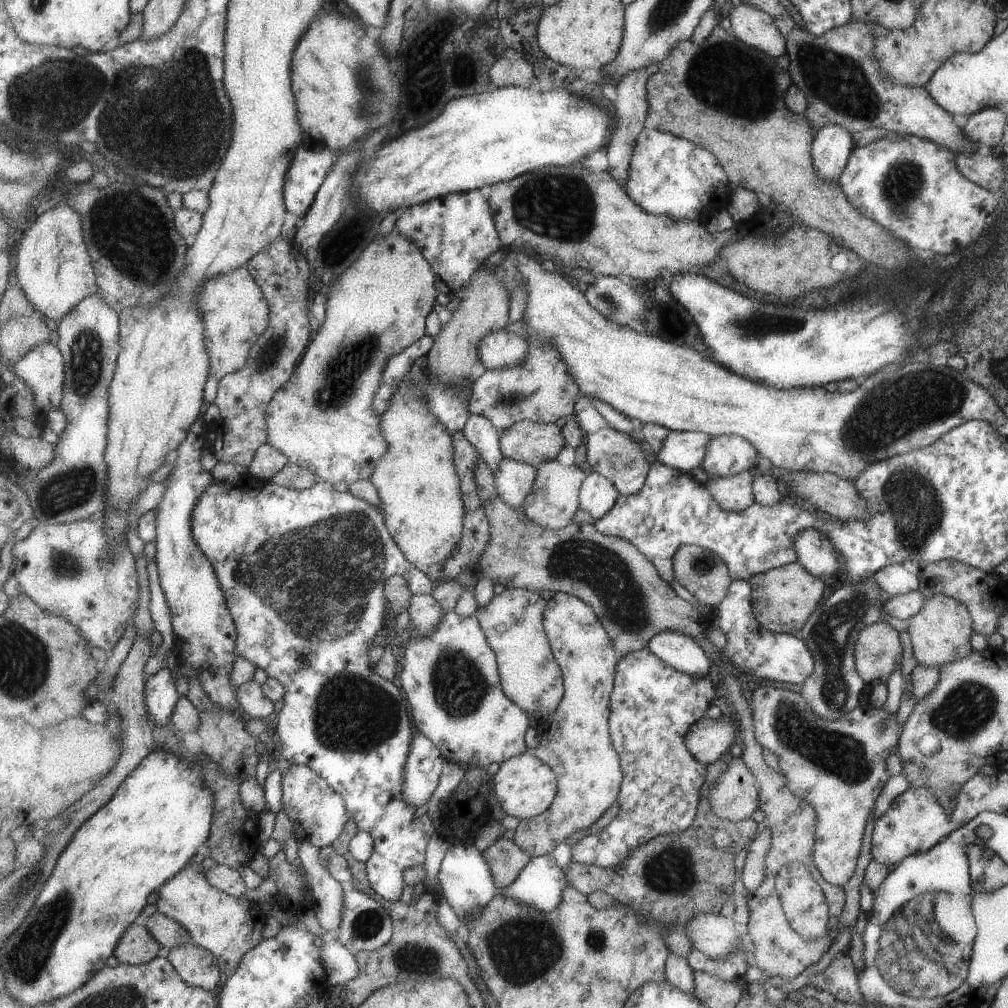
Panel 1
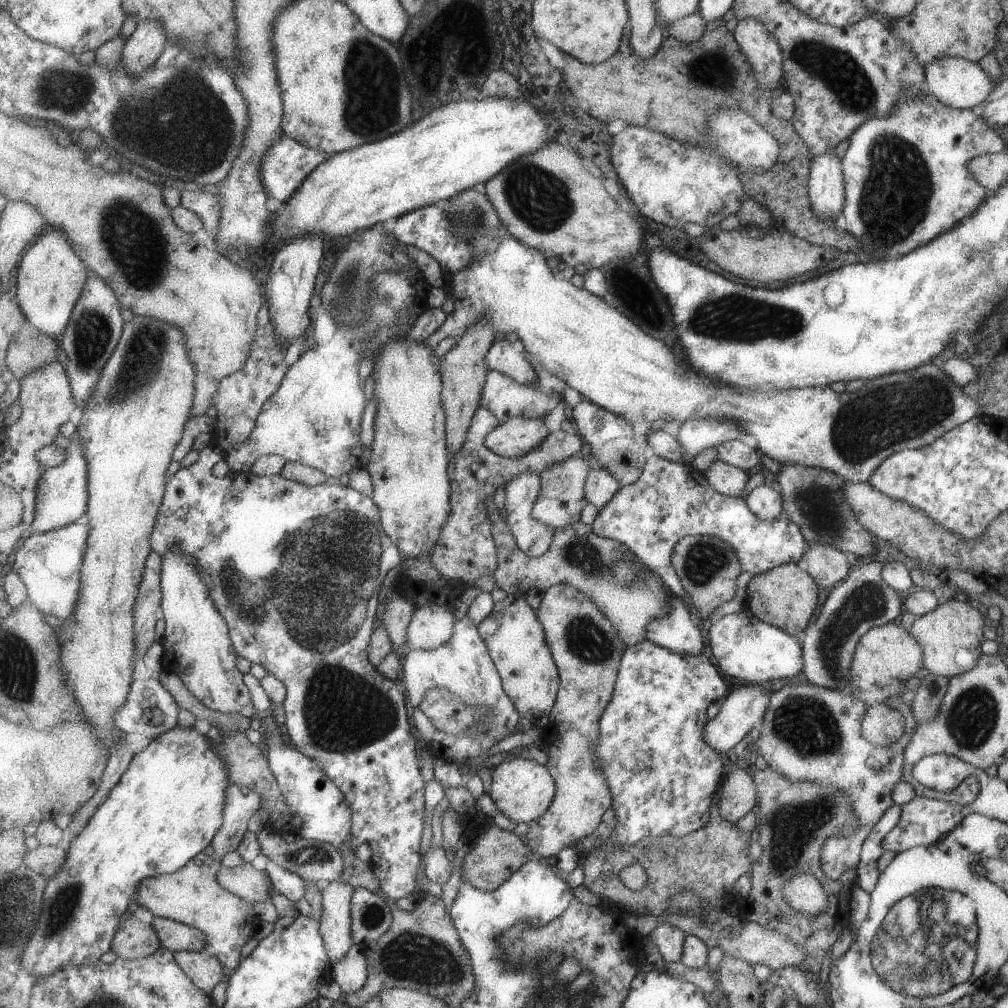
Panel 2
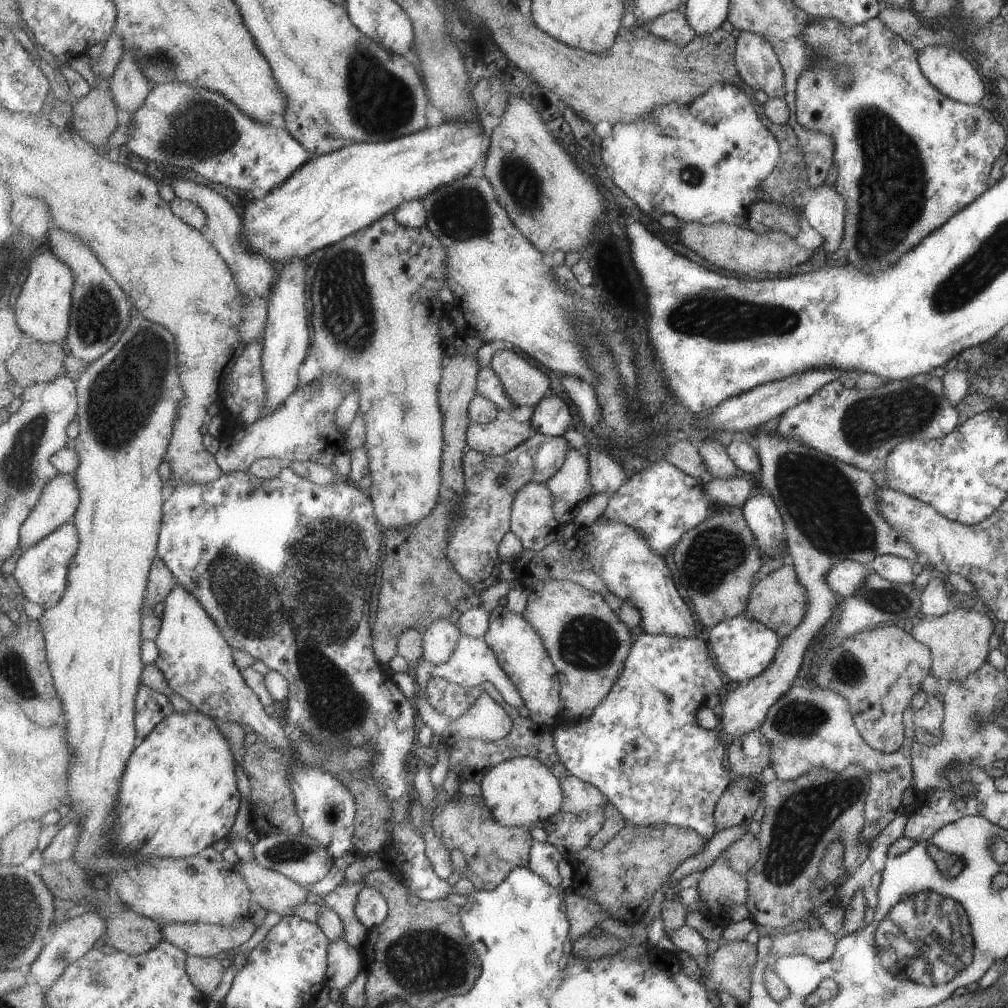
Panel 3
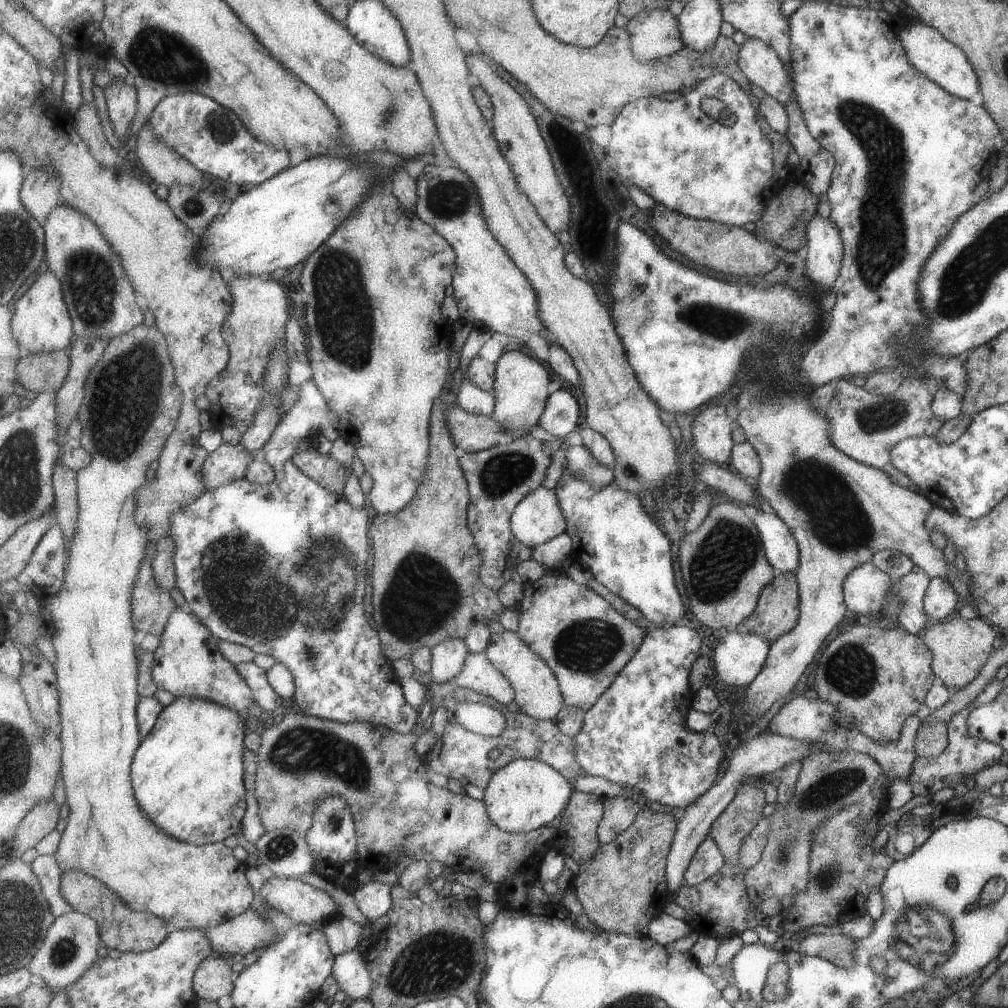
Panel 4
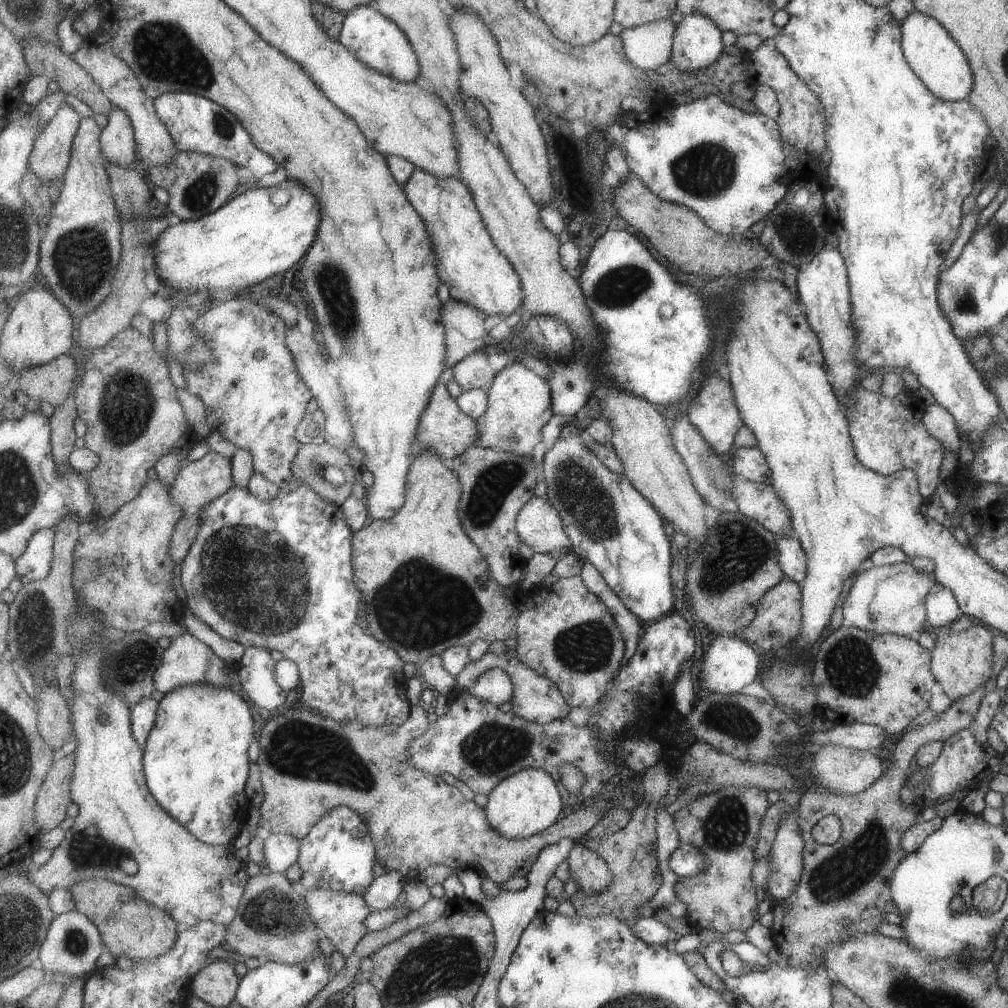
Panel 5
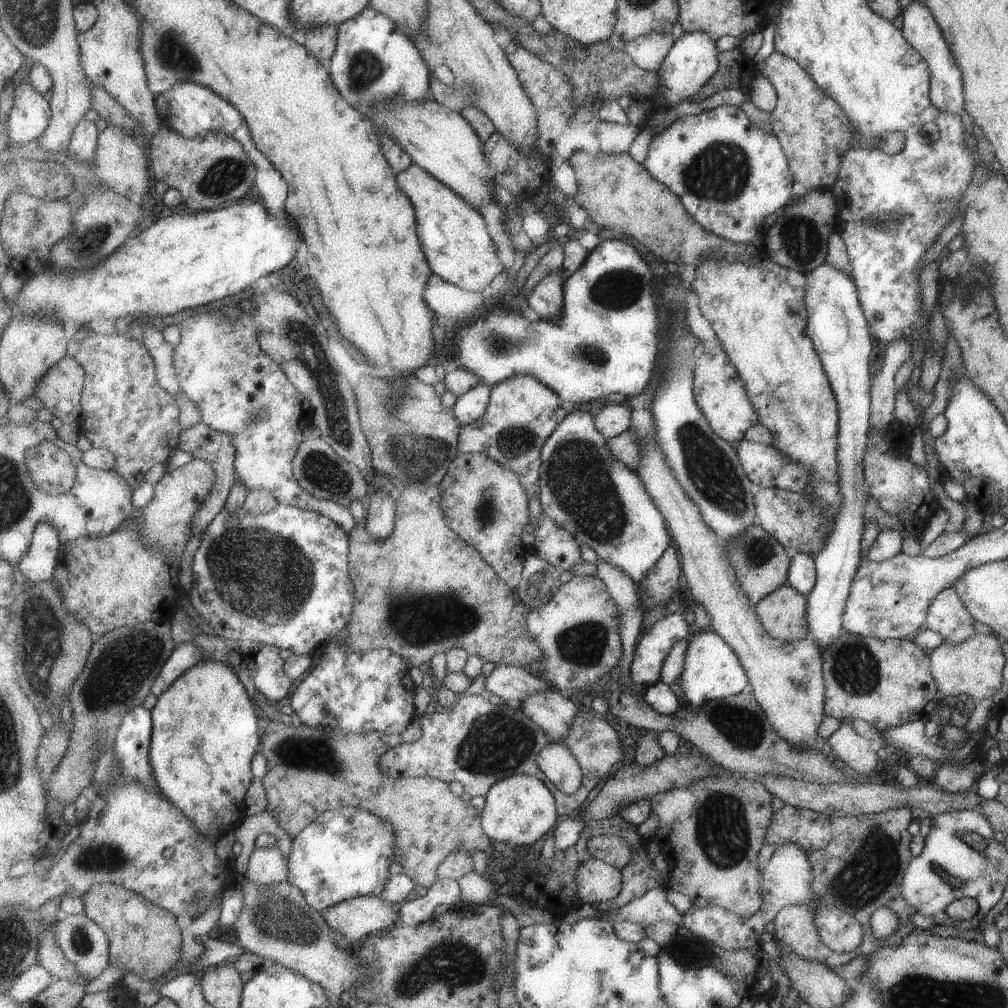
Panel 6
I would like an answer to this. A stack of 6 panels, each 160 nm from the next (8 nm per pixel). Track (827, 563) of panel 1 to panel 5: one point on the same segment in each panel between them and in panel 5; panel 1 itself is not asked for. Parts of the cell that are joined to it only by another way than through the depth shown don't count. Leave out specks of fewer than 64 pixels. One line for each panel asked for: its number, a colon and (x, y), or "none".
2: (829, 567)
3: (846, 576)
4: (865, 589)
5: (883, 599)

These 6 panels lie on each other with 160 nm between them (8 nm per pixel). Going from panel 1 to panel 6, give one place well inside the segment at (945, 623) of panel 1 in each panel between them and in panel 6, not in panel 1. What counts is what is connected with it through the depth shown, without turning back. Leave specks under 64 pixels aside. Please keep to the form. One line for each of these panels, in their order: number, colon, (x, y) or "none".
2: (949, 635)
3: (957, 640)
4: (960, 647)
5: (960, 662)
6: (973, 667)

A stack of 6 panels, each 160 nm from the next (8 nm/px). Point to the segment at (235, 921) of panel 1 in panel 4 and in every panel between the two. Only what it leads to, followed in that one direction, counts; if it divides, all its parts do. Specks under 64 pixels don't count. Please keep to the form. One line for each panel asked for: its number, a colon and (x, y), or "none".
2: (193, 895)
3: (127, 403)
4: (109, 836)

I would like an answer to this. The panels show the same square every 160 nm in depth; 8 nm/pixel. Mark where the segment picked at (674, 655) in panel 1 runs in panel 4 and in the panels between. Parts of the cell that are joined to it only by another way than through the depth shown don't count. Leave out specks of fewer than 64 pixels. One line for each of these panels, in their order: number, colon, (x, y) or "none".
2: (677, 631)
3: (622, 556)
4: (616, 538)

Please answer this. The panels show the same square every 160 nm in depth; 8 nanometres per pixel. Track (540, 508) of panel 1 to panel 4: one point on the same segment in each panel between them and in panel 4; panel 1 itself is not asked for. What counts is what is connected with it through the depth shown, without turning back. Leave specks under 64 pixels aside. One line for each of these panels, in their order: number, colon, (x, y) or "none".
2: (563, 497)
3: (572, 485)
4: (581, 461)

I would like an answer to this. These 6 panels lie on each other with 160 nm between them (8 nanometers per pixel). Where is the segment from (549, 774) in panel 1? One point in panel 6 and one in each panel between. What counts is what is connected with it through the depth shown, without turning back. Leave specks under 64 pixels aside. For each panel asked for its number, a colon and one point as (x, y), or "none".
2: (522, 789)
3: (522, 792)
4: (525, 795)
5: (524, 804)
6: (520, 810)

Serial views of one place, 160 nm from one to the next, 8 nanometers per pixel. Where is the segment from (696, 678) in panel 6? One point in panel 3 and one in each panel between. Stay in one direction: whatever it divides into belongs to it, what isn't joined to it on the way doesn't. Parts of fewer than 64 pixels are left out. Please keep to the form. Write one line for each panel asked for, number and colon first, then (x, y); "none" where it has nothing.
3: (743, 648)
4: (739, 658)
5: (731, 663)

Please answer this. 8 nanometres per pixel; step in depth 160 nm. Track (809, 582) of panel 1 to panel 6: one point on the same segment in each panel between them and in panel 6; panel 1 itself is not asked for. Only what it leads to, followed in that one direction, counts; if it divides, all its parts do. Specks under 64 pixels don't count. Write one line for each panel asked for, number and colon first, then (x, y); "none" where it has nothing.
2: (784, 597)
3: (779, 601)
4: (777, 613)
5: (778, 623)
6: (783, 613)

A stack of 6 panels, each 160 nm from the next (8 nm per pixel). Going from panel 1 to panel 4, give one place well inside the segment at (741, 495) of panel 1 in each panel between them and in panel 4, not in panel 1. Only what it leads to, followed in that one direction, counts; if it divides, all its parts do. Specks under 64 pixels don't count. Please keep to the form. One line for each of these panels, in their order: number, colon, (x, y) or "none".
2: (727, 479)
3: (722, 466)
4: (711, 429)

